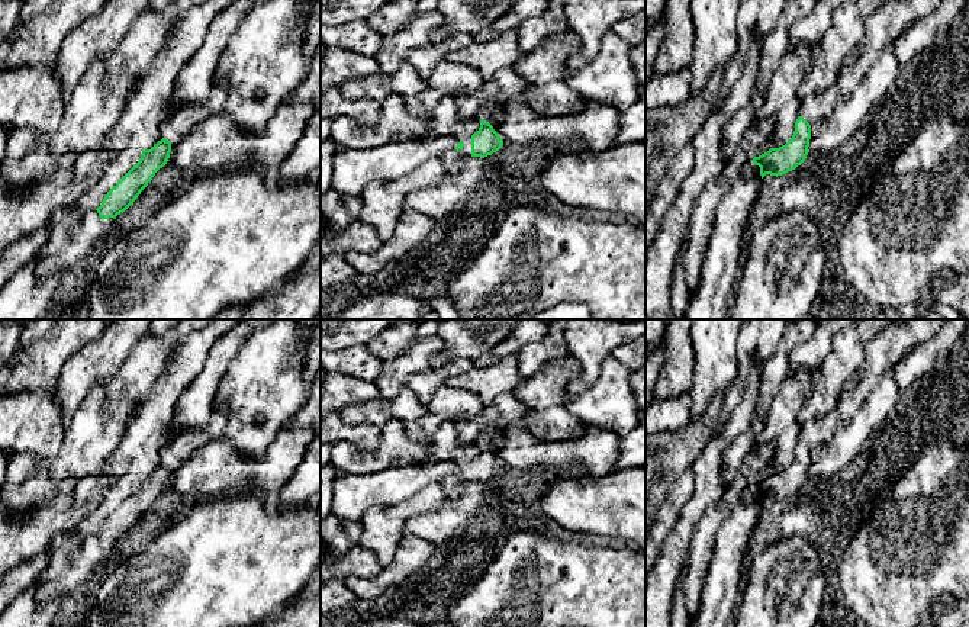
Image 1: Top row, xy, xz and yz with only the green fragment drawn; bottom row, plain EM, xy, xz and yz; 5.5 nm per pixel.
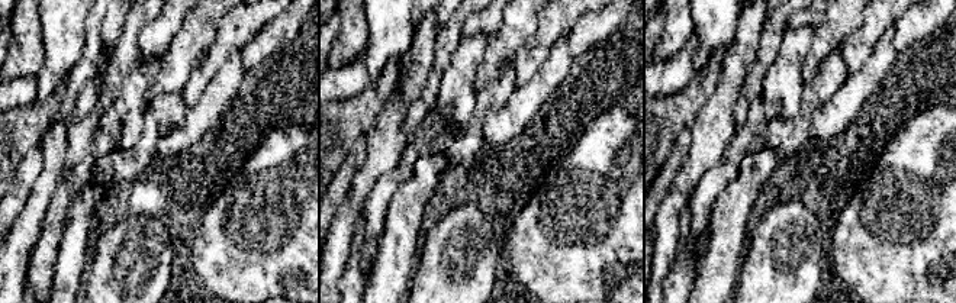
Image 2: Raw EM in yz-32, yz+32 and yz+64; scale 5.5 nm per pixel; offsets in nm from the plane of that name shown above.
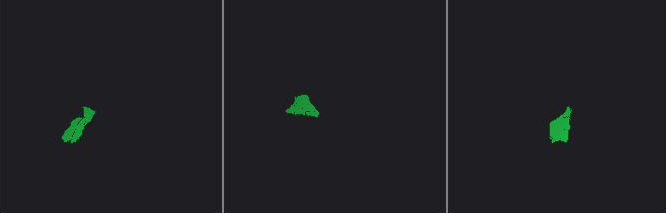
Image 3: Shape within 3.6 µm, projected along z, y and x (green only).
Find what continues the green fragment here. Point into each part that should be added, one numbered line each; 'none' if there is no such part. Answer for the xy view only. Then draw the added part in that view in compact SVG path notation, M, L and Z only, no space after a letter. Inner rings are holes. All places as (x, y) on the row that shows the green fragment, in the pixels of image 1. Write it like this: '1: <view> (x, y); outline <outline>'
1: xy (73, 234); outline M75 205L58 210L49 224L48 241L35 258L38 274L64 274L96 247L113 221L113 218L102 219L97 210L77 212Z

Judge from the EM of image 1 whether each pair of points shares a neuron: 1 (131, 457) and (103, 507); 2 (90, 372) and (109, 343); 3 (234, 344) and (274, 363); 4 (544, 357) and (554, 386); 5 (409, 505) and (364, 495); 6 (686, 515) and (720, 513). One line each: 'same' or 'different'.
1: same
2: same
3: different
4: different
5: different
6: different

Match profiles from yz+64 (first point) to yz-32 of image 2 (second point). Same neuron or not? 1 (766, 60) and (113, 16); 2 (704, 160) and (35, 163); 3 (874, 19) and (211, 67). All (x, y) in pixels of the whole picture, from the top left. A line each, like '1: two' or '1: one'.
1: two
2: two
3: one

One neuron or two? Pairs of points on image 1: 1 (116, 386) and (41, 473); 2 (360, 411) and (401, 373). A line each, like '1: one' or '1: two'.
1: two
2: two

